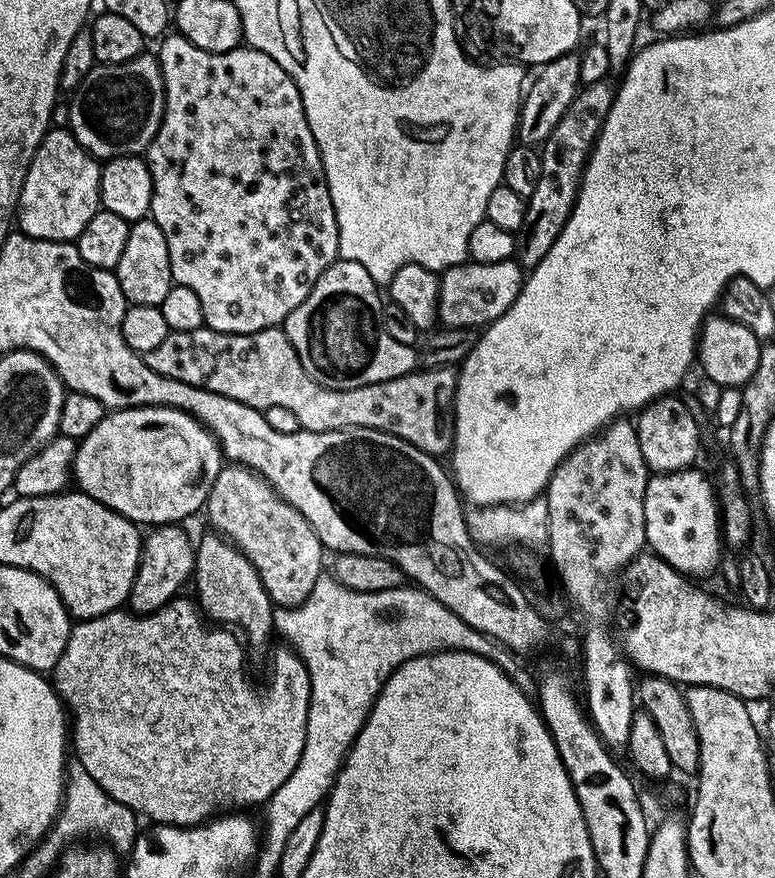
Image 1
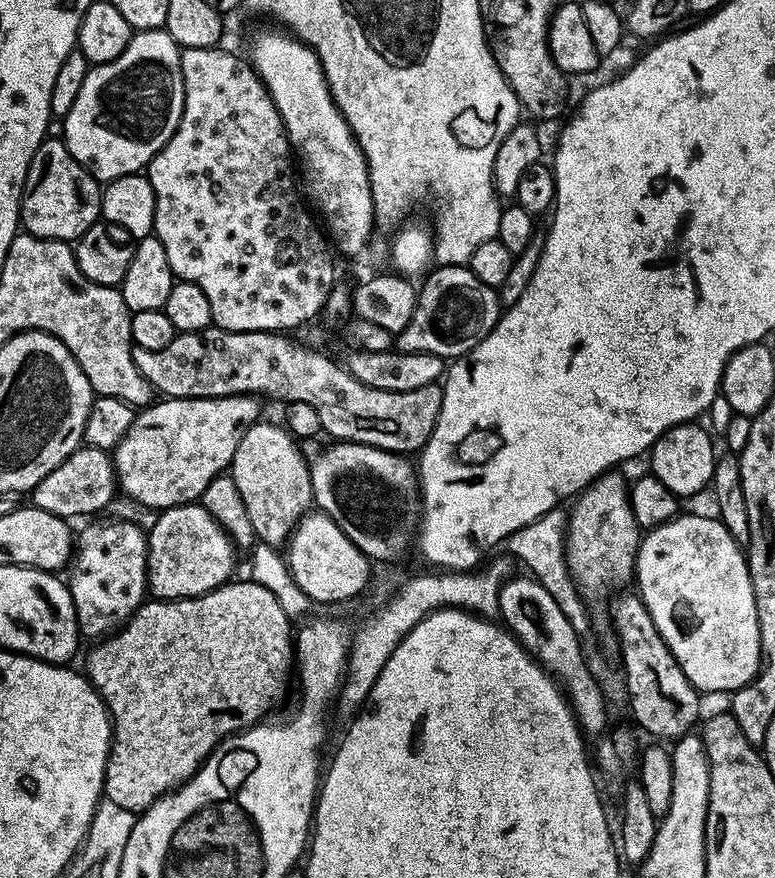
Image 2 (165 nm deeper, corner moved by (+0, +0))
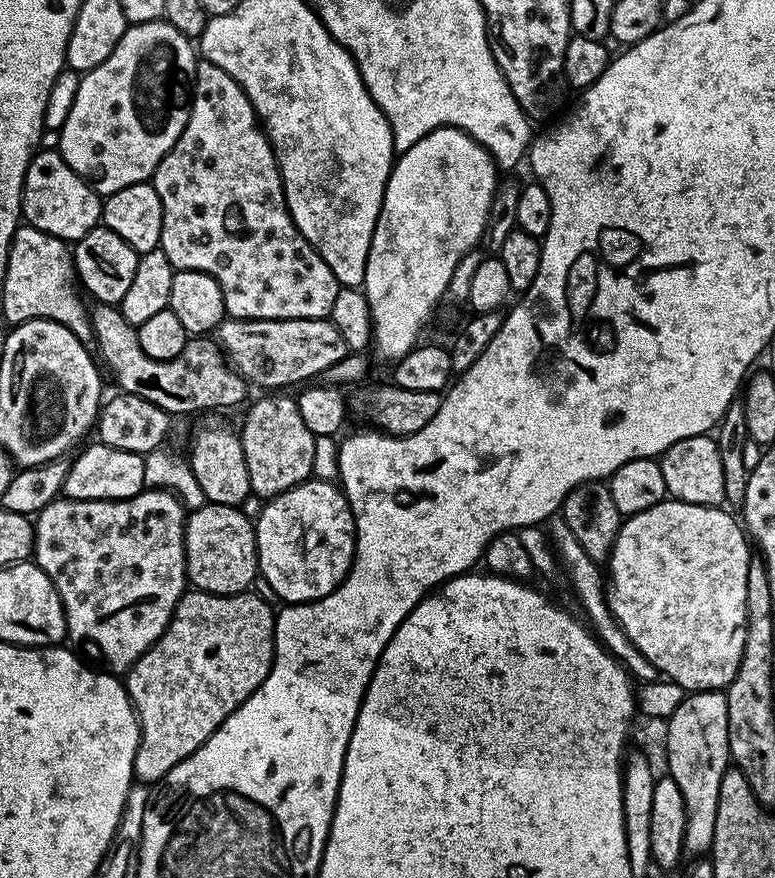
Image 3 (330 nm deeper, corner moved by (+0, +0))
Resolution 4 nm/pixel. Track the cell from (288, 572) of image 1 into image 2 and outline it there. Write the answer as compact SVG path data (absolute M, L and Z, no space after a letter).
M258 422L242 434L242 442L234 450L230 475L234 486L238 486L238 494L242 494L257 541L284 546L301 518L313 507L312 470L306 456L304 460L300 453L301 445L287 427L264 423Z

